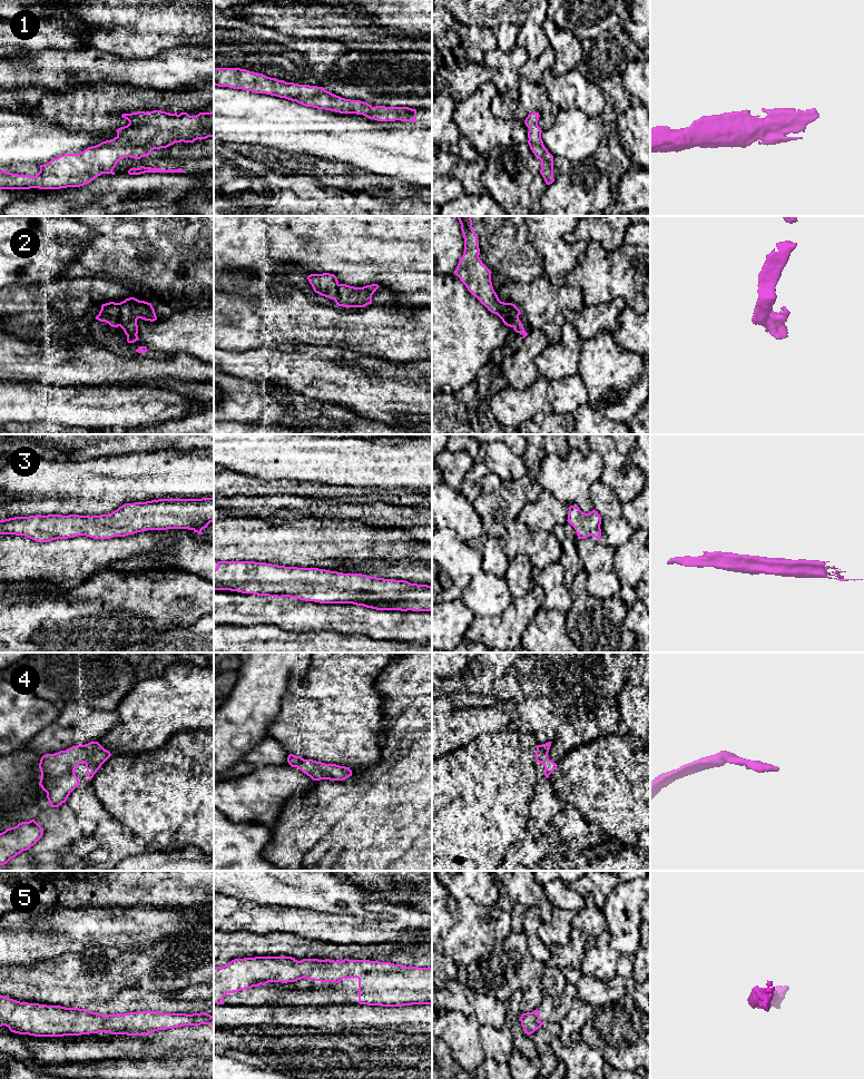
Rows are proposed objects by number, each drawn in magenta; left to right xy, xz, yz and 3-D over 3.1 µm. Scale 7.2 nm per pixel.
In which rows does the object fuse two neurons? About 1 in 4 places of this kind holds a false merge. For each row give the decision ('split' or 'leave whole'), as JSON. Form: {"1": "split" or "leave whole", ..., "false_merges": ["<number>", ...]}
{"1": "leave whole", "2": "split", "3": "leave whole", "4": "leave whole", "5": "leave whole", "false_merges": ["2"]}

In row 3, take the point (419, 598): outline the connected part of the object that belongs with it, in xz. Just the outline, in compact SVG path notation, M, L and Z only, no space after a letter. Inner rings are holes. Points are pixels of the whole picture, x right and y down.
M217 561L214 590L353 604L376 610L432 612L432 587L428 585L266 562Z

